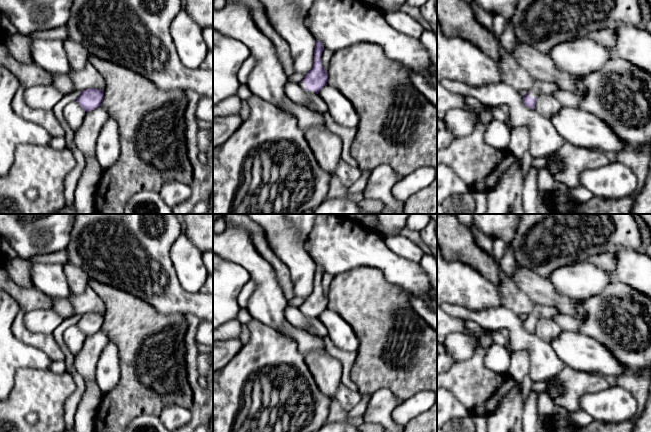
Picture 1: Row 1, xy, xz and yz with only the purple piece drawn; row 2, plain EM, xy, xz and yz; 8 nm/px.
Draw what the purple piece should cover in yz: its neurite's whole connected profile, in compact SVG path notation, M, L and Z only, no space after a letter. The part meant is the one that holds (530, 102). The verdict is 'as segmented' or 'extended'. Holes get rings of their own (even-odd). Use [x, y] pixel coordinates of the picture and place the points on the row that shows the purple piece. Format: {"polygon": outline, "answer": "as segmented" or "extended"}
{"polygon": "M535 80L532 89L523 97L523 102L528 108L535 109L536 100L539 95L553 95L556 90L558 90L556 83Z", "answer": "extended"}

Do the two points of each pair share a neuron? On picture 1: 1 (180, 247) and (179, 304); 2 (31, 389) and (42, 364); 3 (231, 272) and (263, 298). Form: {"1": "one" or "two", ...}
{"1": "two", "2": "two", "3": "two"}

